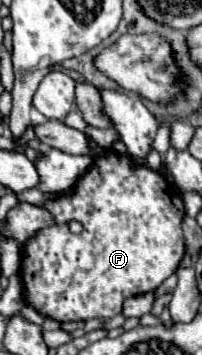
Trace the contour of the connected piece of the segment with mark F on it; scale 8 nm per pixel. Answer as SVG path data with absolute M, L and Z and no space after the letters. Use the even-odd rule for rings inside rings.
M106 149L104 155L96 155L92 167L76 181L70 193L48 199L42 207L54 217L54 225L38 229L24 241L18 273L24 287L24 303L36 307L36 311L44 317L58 323L112 319L122 313L122 303L128 297L156 291L156 287L160 287L160 283L178 269L180 259L184 257L184 237L180 225L186 213L180 189L162 173L134 163L128 153L122 155ZM72 219L84 225L80 235L72 235L68 231L66 223Z

